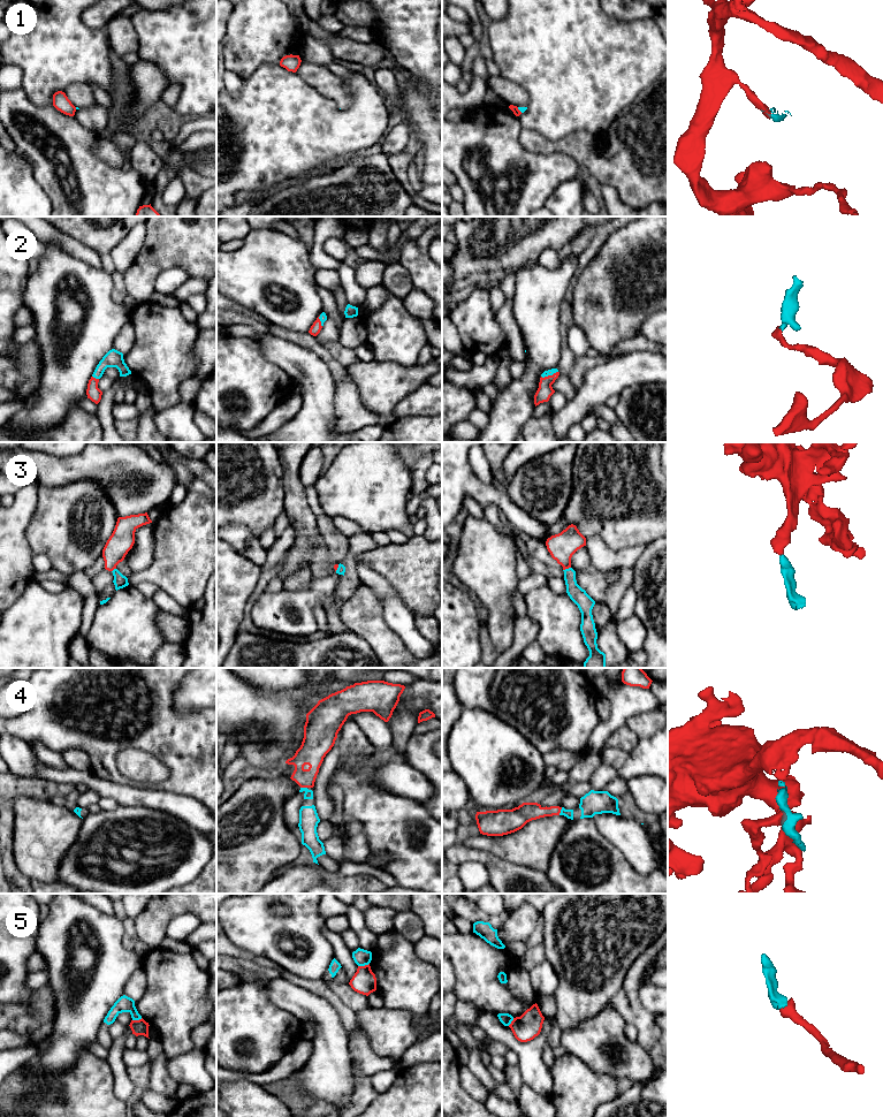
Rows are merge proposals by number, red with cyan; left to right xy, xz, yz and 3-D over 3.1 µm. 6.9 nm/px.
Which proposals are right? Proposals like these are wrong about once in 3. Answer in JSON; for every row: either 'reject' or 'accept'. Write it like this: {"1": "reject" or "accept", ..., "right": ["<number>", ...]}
{"1": "reject", "2": "accept", "3": "accept", "4": "accept", "5": "reject", "right": ["2", "3", "4"]}

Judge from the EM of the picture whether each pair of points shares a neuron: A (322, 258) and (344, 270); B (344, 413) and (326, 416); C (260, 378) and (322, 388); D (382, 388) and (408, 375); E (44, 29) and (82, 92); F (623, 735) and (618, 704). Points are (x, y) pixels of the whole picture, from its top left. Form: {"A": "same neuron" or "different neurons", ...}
{"A": "different neurons", "B": "different neurons", "C": "different neurons", "D": "same neuron", "E": "different neurons", "F": "different neurons"}

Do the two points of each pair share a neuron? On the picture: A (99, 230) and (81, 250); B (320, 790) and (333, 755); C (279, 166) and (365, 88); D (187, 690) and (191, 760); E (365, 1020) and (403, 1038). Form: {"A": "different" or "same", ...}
{"A": "different", "B": "same", "C": "same", "D": "different", "E": "same"}

